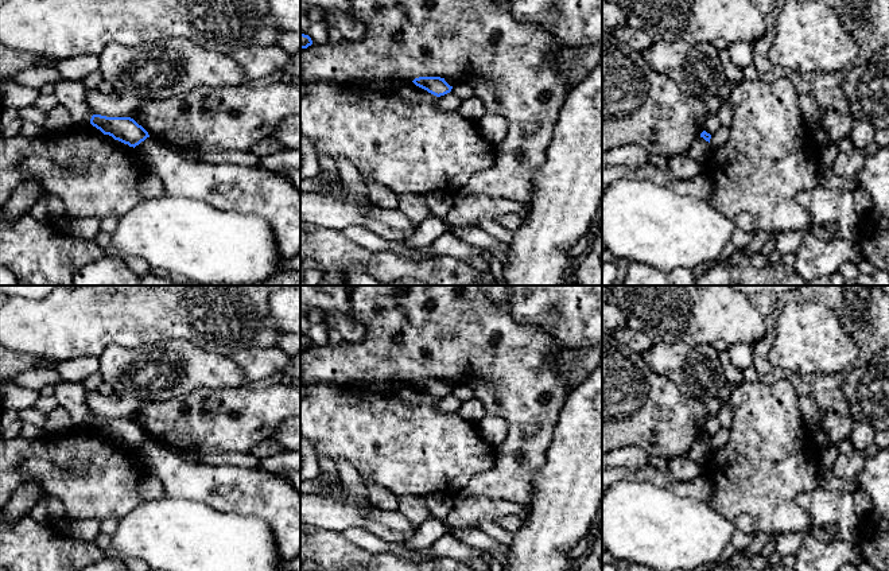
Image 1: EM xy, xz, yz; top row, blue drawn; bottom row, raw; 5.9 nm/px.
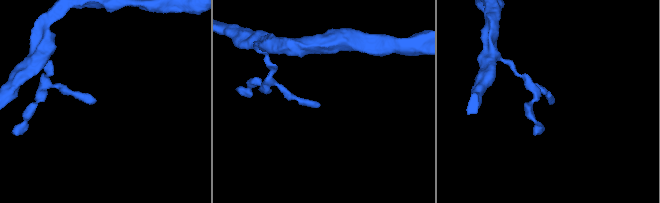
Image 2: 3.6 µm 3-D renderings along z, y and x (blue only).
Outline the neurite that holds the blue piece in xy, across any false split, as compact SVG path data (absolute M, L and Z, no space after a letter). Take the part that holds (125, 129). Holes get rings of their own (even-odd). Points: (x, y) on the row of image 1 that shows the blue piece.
M93 114L90 124L104 135L109 135L114 140L133 148L150 137L148 132L131 117L106 117Z

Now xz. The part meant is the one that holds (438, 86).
M419 77L412 82L436 97L444 96L453 89L453 86L450 86L444 78L440 77Z

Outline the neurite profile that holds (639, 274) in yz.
M629 263L624 286L695 286L696 275L686 268L664 272L641 263Z

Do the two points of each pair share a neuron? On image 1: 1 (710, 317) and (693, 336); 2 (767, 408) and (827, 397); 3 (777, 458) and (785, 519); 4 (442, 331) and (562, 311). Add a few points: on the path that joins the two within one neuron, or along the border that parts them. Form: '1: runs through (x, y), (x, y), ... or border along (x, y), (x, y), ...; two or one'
1: runs through (706, 321), (695, 331); one
2: border along (768, 383), (785, 379), (799, 395); two
3: runs through (779, 473), (779, 504); one
4: border along (499, 305), (516, 322), (534, 323), (543, 330); two

